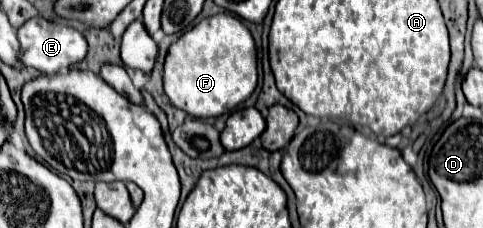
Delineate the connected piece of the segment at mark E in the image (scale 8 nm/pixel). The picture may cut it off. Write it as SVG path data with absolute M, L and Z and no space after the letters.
M43 17L29 19L19 31L17 31L19 43L21 43L21 61L27 67L35 67L41 73L53 75L59 71L67 71L71 65L79 63L87 55L87 41L85 35L69 25L61 25L55 21L47 21Z

